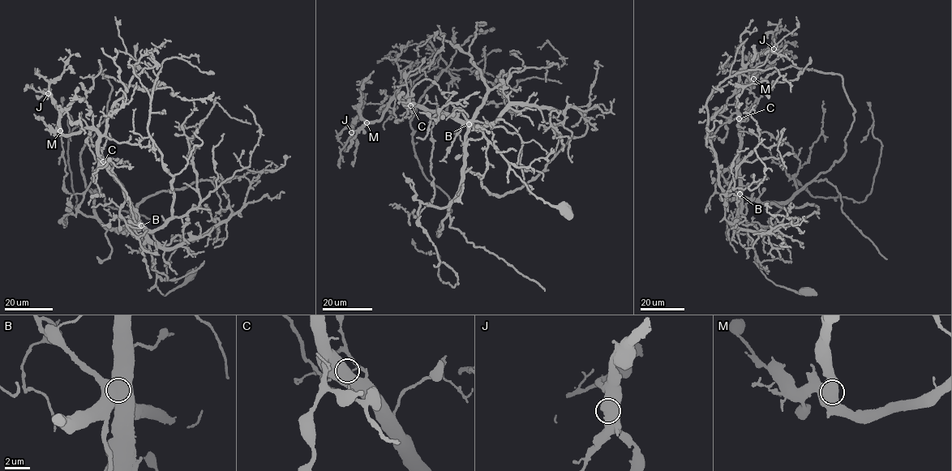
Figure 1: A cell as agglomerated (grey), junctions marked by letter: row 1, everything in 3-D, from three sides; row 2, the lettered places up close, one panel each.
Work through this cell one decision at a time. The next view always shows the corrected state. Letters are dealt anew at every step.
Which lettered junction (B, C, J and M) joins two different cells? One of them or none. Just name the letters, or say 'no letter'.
B

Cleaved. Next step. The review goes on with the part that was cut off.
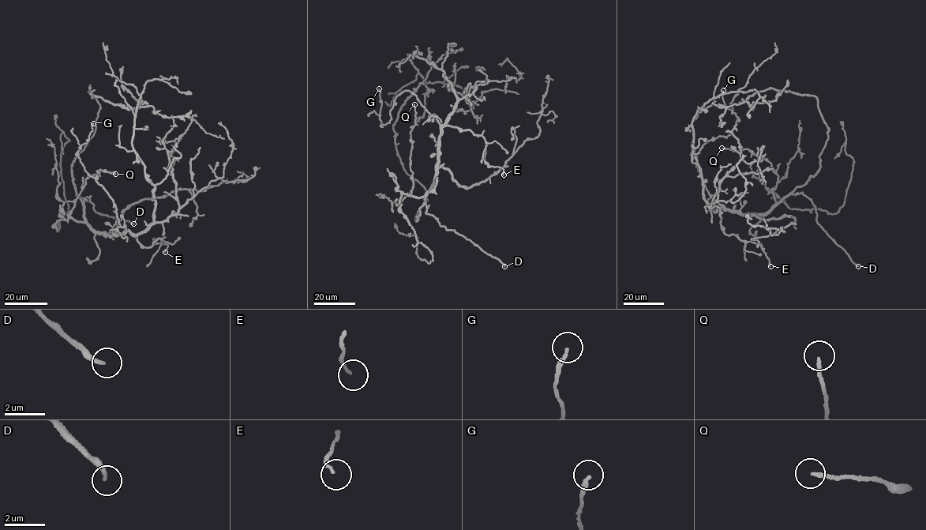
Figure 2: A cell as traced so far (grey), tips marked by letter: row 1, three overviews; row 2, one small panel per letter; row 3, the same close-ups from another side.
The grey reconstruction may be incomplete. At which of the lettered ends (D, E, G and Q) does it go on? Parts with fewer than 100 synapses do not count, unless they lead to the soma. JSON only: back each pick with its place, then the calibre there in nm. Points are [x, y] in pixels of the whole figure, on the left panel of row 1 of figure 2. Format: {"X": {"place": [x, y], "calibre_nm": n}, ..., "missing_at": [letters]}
{"D": {"place": [133, 223], "calibre_nm": 190}, "missing_at": ["D"]}

